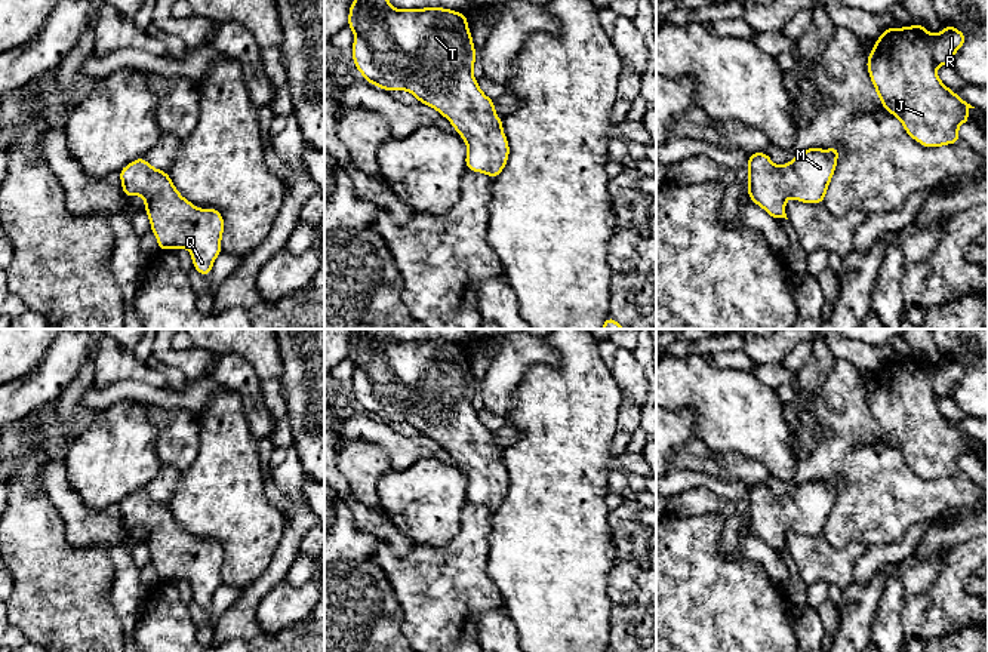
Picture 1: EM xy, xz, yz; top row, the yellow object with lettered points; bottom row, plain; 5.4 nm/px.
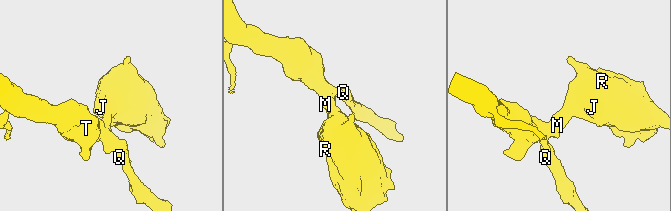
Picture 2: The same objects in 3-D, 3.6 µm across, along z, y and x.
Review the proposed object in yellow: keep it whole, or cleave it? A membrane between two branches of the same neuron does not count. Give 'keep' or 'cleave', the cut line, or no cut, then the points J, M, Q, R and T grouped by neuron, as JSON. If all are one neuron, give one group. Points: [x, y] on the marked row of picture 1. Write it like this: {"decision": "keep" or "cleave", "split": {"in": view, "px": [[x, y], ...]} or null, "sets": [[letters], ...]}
{"decision": "keep", "split": null, "sets": [["J", "M", "Q", "R", "T"]]}

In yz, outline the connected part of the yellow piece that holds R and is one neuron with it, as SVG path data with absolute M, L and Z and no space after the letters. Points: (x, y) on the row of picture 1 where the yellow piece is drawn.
M914 24L904 28L884 28L874 41L872 52L867 55L869 79L886 111L896 116L905 132L923 147L942 147L960 139L958 126L970 123L967 110L975 108L954 90L948 89L938 77L938 65L949 65L955 52L964 44L966 36L952 25L939 34L930 34L923 25Z

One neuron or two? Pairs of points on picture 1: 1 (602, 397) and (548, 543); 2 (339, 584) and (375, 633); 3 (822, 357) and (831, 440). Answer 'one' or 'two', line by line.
1: one
2: one
3: two

